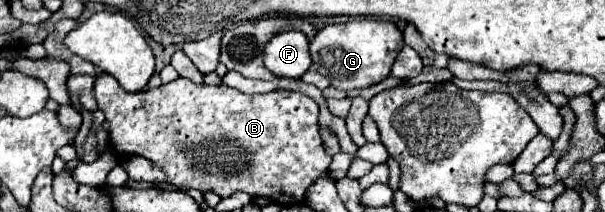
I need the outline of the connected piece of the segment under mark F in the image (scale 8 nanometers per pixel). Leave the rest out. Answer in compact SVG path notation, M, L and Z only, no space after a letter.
M287 30L275 34L263 50L263 64L277 76L301 78L309 66L309 40L299 30Z

